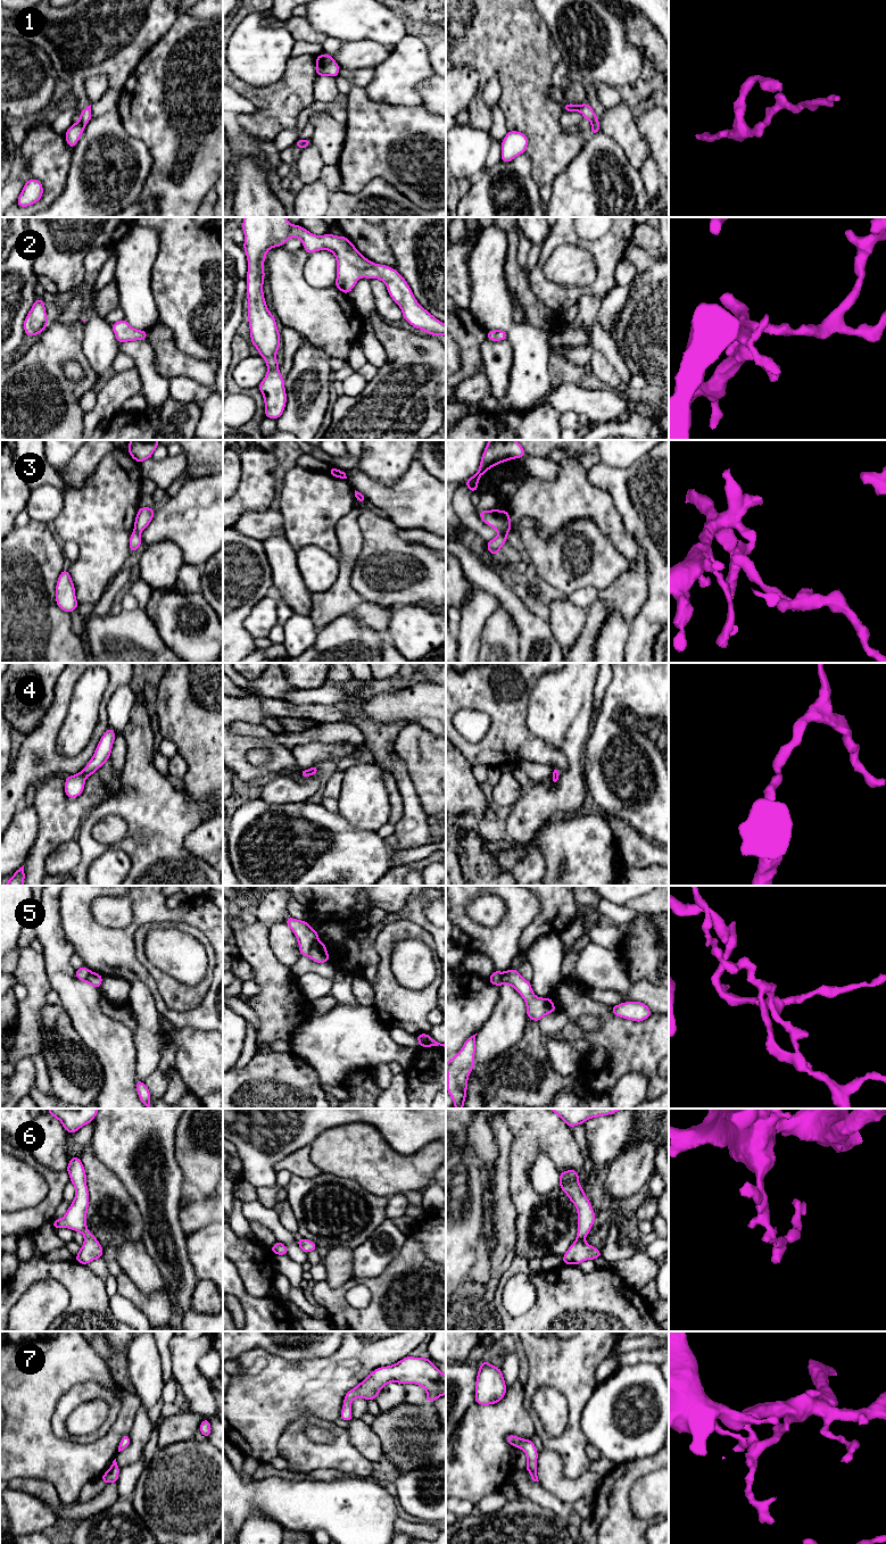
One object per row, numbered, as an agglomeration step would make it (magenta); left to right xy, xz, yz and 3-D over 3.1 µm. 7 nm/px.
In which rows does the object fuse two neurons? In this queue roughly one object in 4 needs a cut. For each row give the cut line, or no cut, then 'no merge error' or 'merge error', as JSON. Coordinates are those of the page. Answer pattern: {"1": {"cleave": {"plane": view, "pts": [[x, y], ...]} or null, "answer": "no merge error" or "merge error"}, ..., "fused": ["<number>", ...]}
{"1": {"cleave": null, "answer": "no merge error"}, "2": {"cleave": null, "answer": "no merge error"}, "3": {"cleave": {"plane": "yz", "pts": [[499, 532], [506, 534]]}, "answer": "merge error"}, "4": {"cleave": null, "answer": "no merge error"}, "5": {"cleave": {"plane": "xz", "pts": [[317, 939], [307, 955]]}, "answer": "merge error"}, "6": {"cleave": null, "answer": "no merge error"}, "7": {"cleave": null, "answer": "no merge error"}, "fused": ["3", "5"]}

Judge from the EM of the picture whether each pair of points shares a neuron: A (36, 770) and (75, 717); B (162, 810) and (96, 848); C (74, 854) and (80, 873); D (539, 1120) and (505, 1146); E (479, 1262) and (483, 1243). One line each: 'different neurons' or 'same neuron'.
A: different neurons
B: same neuron
C: different neurons
D: different neurons
E: same neuron

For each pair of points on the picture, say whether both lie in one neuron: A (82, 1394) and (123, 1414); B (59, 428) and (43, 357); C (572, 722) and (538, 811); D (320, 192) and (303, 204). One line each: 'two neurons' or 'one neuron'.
A: two neurons
B: one neuron
C: one neuron
D: one neuron

